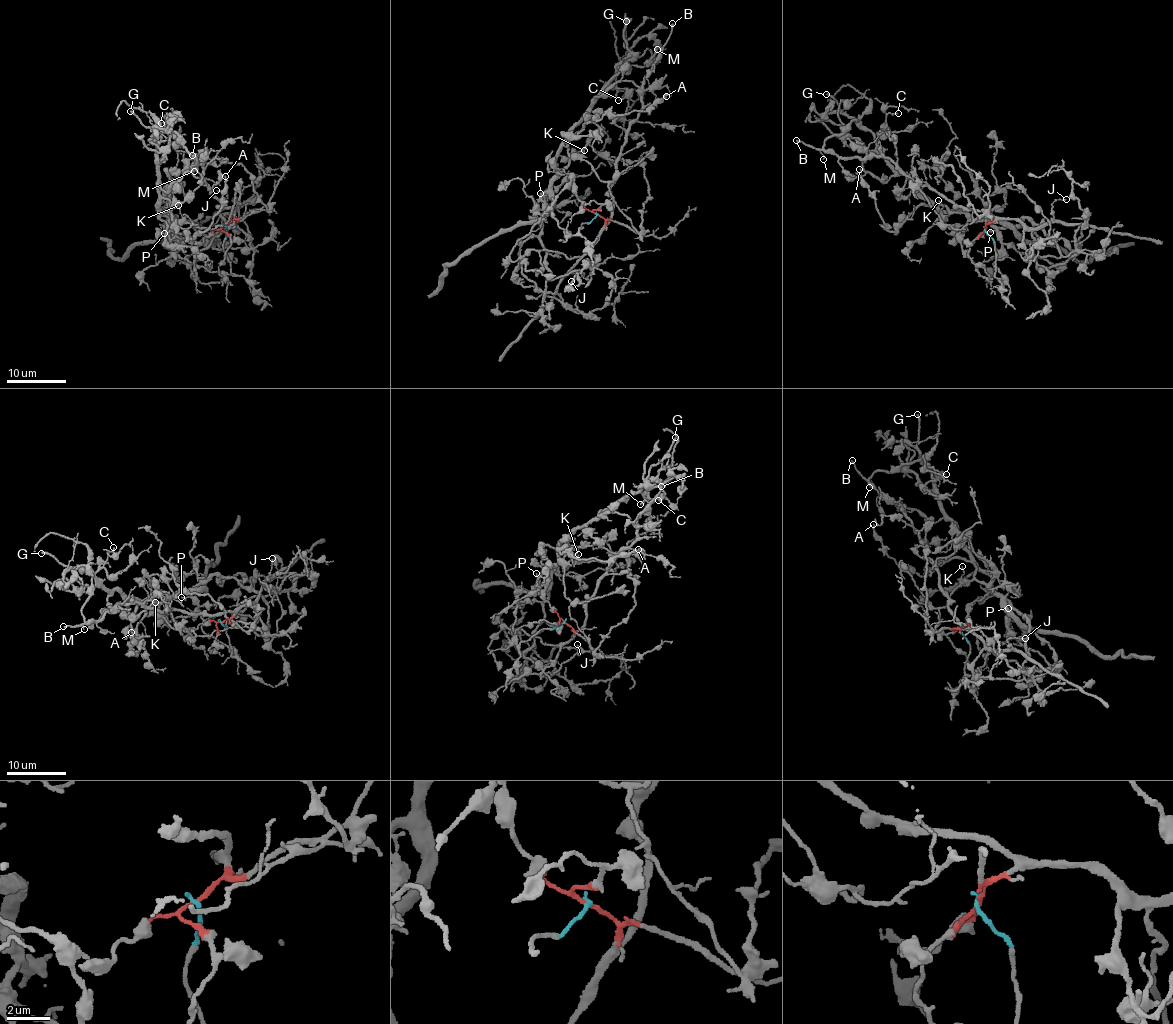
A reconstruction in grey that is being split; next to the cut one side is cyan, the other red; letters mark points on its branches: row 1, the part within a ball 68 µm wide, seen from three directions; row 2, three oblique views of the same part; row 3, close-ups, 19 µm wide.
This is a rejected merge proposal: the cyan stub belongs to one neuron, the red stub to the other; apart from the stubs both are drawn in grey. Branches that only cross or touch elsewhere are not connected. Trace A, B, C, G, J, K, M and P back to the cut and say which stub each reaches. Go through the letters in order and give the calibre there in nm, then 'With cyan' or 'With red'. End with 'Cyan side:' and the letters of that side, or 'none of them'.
A: Thickness 90 nm. With cyan
B: Thickness 200 nm. With red
C: Thickness 120 nm. With cyan
G: Thickness 220 nm. With cyan
J: Thickness 100 nm. With red
K: Thickness 130 nm. With cyan
M: Thickness 90 nm. With red
P: Thickness 160 nm. With cyan
Cyan side: A, C, G, K, P

